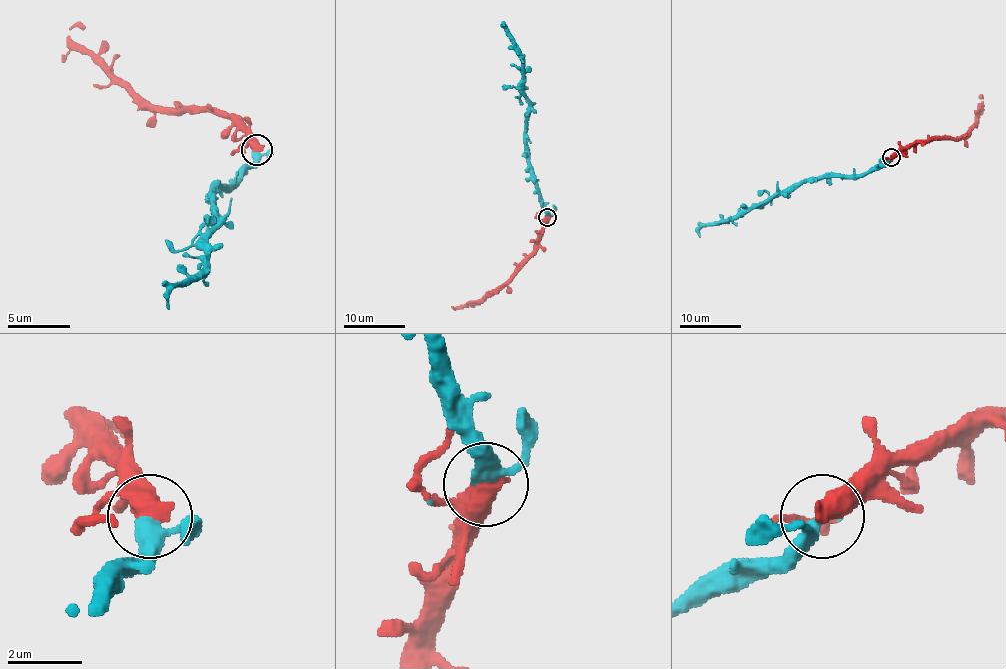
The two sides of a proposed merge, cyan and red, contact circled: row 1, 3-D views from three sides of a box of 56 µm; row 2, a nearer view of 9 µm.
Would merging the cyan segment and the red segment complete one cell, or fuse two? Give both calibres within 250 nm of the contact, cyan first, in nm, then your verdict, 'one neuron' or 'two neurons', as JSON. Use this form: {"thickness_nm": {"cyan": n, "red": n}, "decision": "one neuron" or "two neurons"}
{"thickness_nm": {"cyan": 320, "red": 650}, "decision": "one neuron"}

